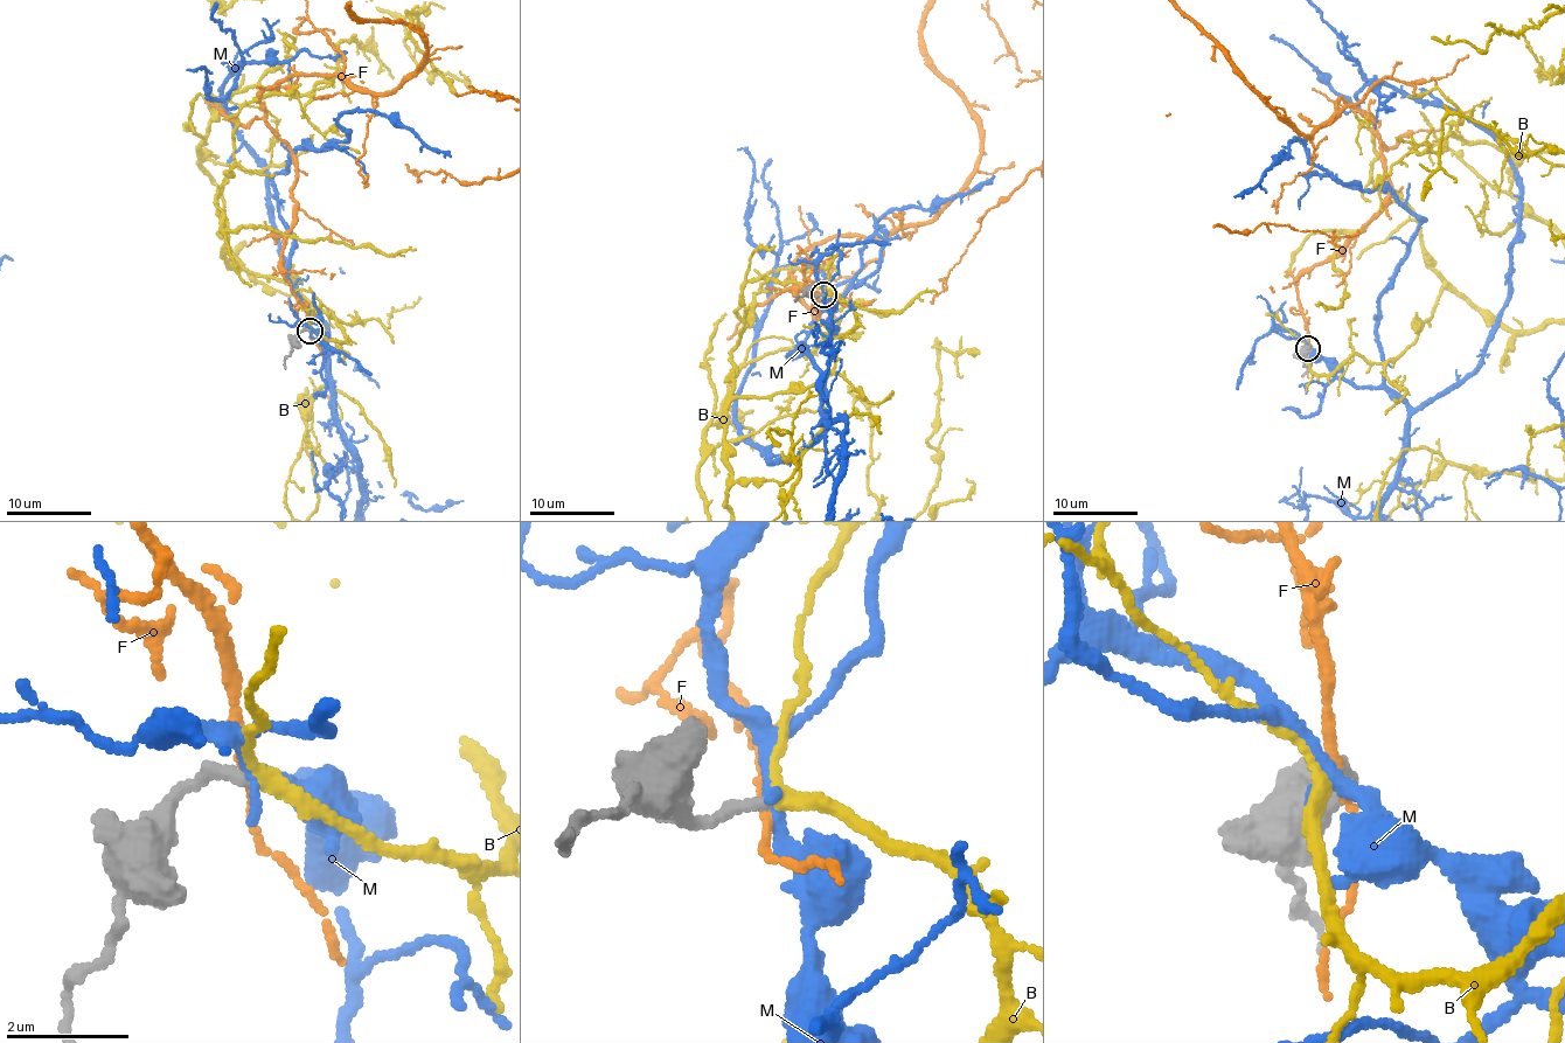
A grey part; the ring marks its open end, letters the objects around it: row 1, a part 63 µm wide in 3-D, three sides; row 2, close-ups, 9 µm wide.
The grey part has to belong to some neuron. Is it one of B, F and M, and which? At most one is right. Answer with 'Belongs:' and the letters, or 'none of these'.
Belongs: B

